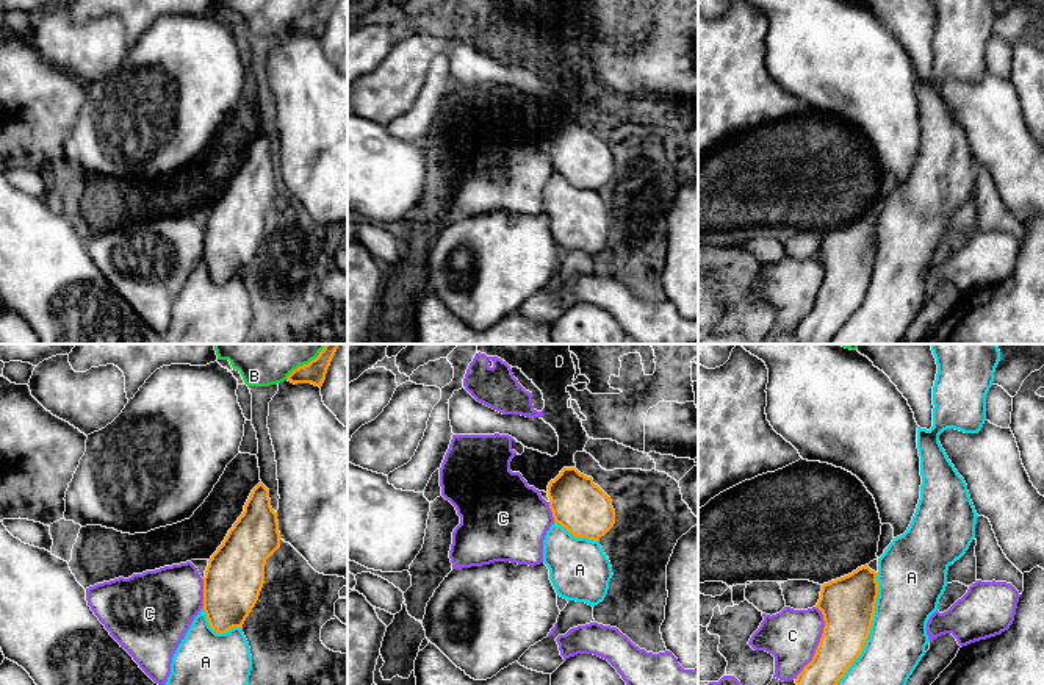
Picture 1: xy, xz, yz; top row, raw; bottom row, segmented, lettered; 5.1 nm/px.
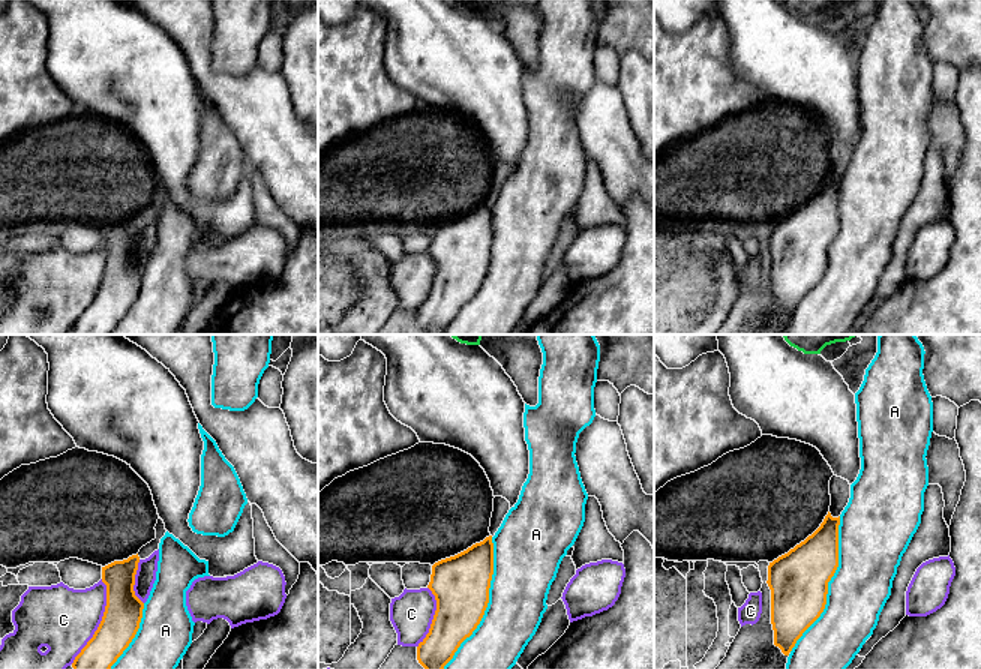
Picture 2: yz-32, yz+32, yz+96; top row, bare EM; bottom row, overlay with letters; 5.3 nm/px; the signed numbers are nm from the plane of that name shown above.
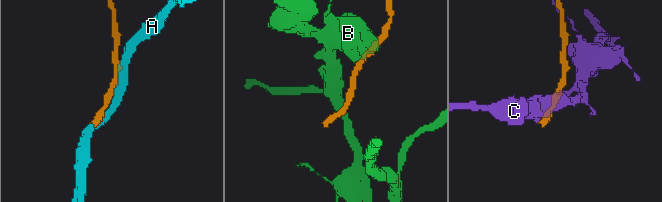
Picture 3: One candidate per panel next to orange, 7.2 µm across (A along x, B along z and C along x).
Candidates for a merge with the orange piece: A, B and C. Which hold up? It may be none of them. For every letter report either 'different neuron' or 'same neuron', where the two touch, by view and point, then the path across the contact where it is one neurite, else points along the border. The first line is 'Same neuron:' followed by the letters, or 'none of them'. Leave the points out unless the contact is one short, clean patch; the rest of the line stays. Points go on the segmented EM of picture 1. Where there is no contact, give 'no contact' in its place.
Same neuron: A
A: same neuron; meets orange in yz at (869, 629)
B: different neuron; meets orange in xy at (306, 365)
C: different neuron; meets orange in yz at (819, 643)

